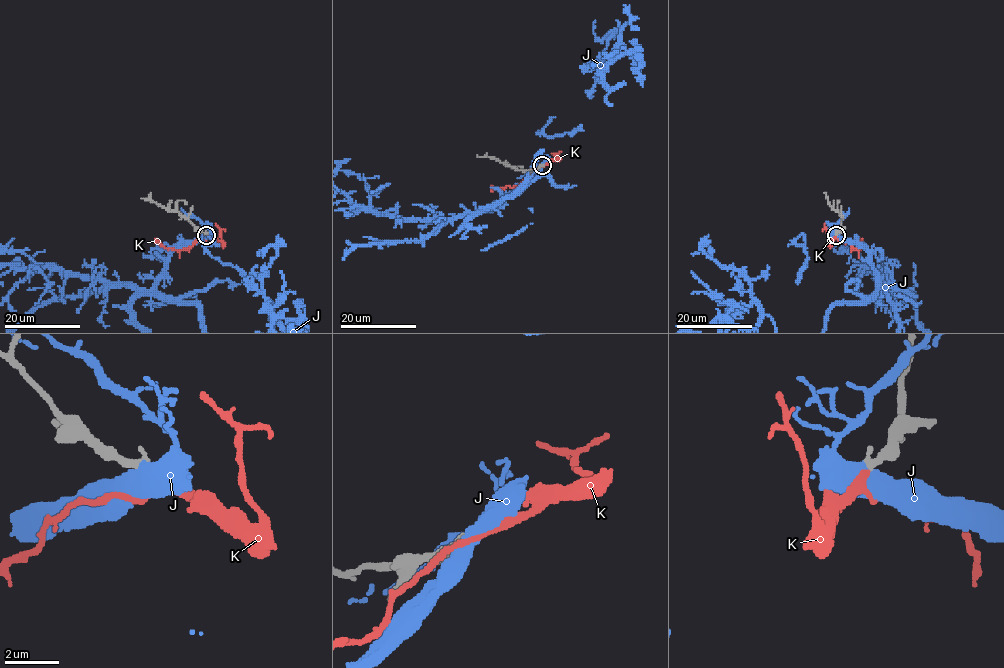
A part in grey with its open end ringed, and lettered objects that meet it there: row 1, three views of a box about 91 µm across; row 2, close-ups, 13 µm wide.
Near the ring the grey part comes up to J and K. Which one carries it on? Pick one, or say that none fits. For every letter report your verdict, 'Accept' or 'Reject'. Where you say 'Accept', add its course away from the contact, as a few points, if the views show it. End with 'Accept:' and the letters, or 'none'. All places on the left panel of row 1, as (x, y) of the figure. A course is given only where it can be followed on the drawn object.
J: Reject
K: Accept
Accept: K

